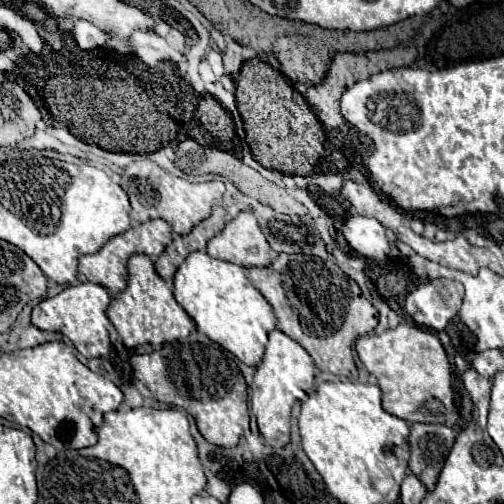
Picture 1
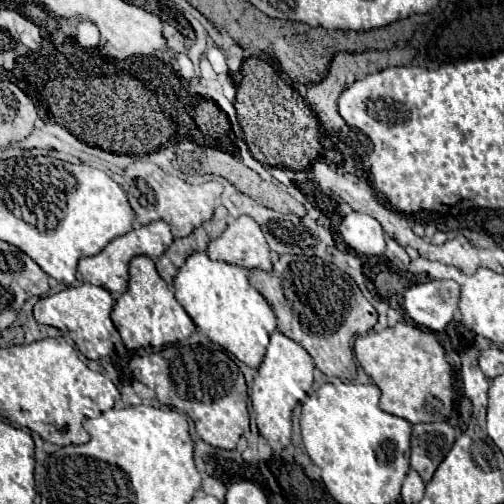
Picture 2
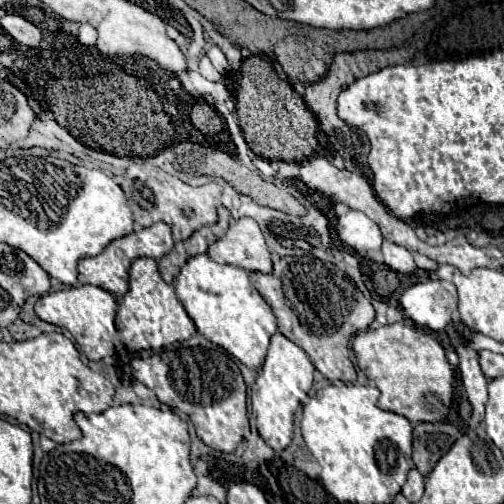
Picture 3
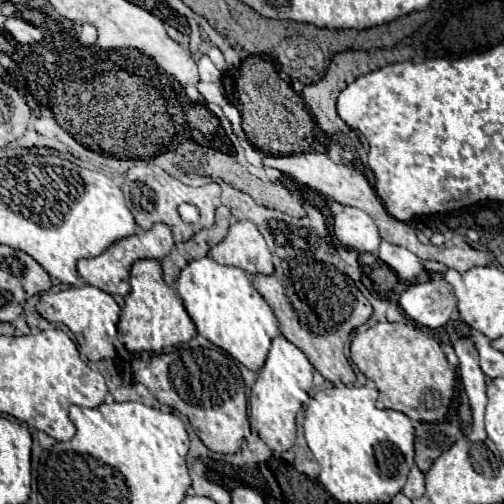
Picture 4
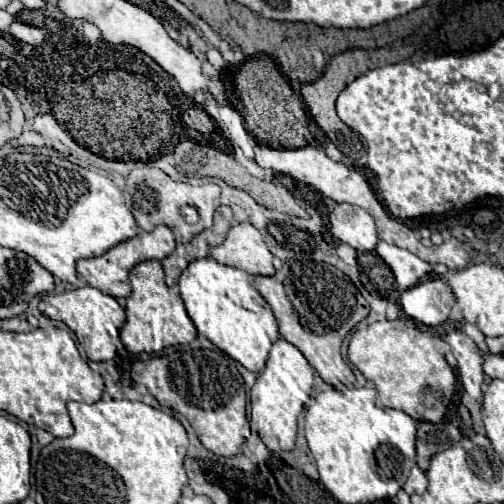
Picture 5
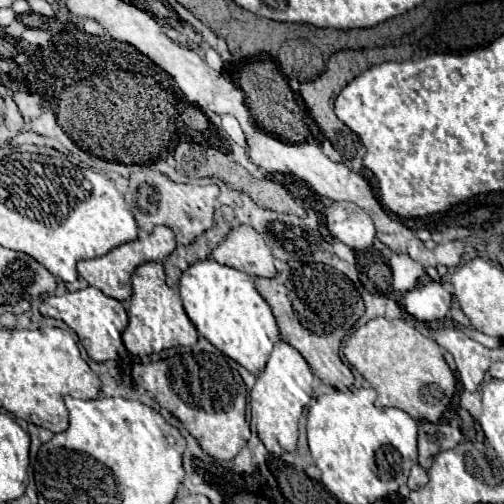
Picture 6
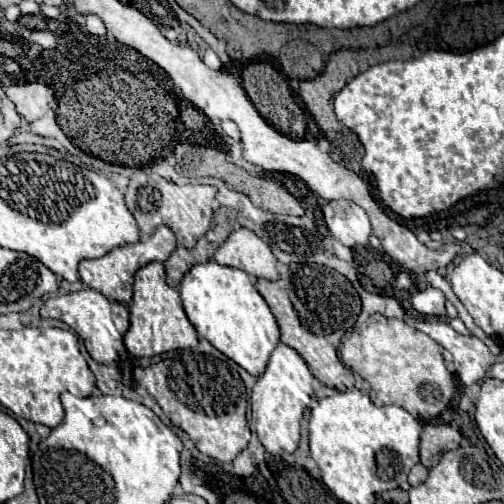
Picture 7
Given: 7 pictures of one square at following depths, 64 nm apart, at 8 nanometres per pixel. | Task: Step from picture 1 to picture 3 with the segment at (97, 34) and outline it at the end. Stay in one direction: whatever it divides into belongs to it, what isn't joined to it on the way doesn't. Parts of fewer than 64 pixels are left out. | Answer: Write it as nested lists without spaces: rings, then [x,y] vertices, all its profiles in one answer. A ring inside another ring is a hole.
[[[80,24],[80,44],[84,46],[94,46],[96,44],[96,28],[90,24]]]

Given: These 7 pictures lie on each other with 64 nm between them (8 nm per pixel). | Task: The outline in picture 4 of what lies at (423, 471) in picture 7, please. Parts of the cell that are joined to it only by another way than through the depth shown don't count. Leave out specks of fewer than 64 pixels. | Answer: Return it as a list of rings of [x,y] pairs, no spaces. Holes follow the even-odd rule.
[[[414,466],[408,474],[408,482],[404,484],[402,492],[408,496],[408,498],[420,498],[424,494],[424,474]]]

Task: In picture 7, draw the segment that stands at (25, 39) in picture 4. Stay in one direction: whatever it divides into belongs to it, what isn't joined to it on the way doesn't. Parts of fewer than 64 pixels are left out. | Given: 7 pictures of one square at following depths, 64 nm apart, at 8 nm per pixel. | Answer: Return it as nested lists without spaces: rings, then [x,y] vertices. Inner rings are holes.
[[[34,30],[30,38],[44,49],[54,49],[57,46],[56,36],[48,30]]]

